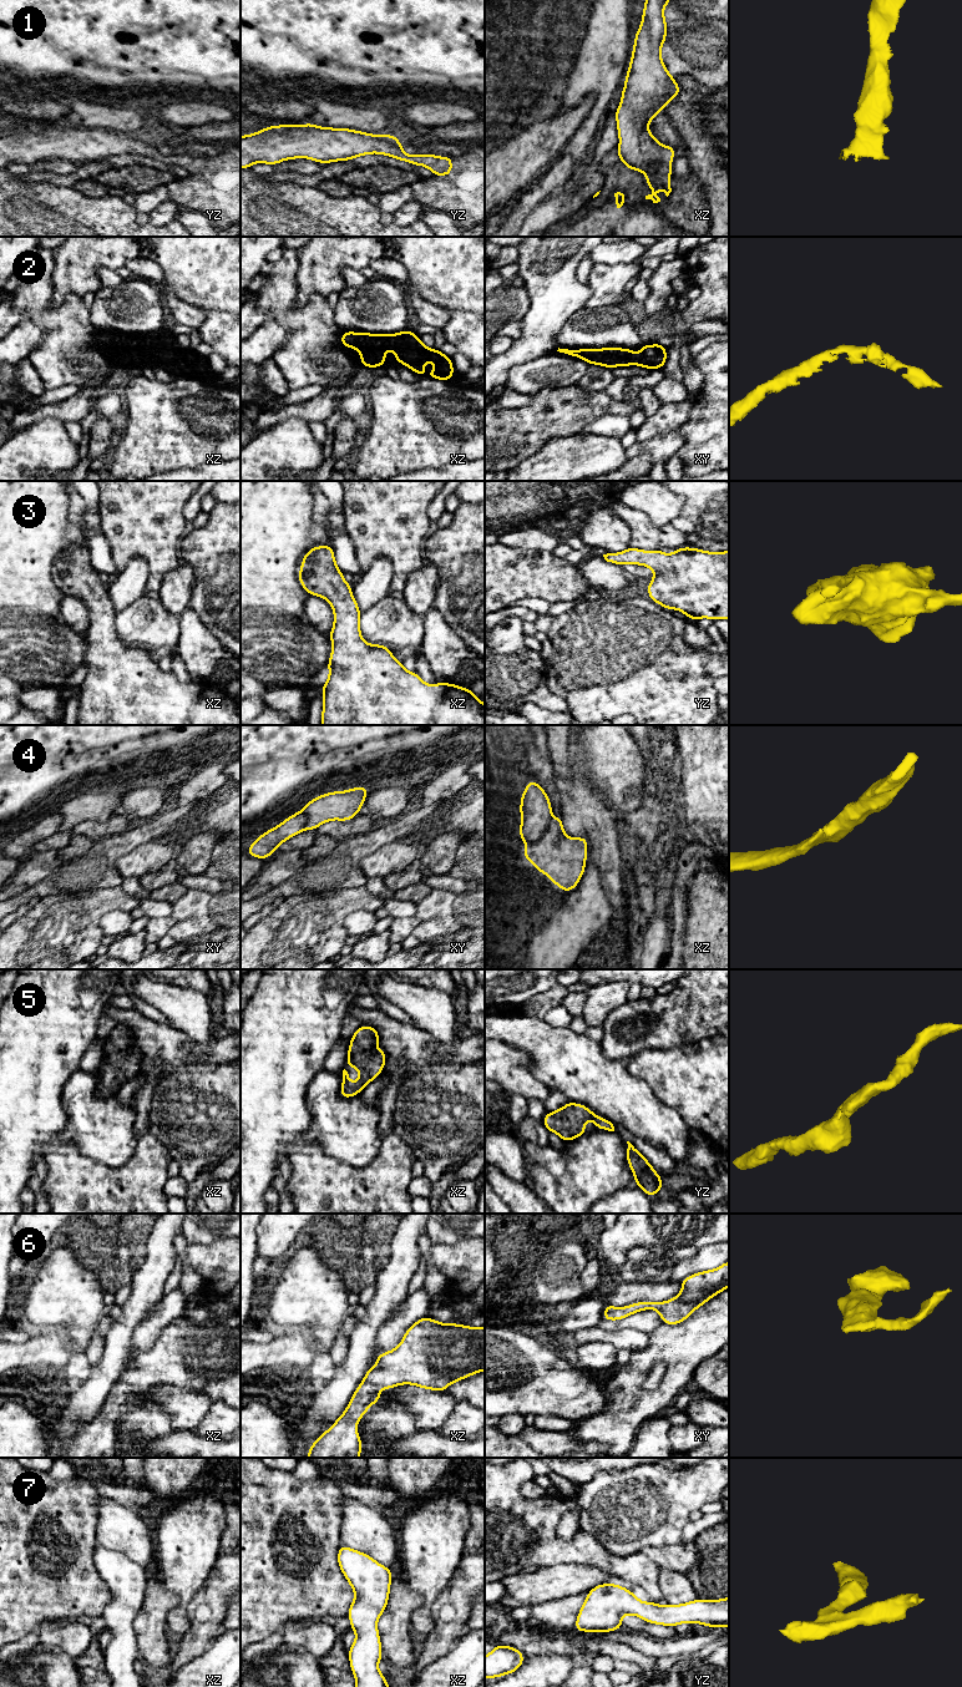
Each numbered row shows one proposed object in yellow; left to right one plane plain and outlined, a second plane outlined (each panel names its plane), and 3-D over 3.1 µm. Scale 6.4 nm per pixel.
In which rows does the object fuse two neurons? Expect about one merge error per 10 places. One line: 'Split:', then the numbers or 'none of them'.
Split: 4

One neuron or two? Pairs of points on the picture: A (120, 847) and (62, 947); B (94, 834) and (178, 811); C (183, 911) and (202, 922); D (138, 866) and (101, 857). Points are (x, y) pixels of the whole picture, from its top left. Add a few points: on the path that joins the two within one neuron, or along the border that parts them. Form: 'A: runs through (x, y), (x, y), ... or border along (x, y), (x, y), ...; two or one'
A: border along (120, 885), (80, 892), (66, 892); two
B: border along (135, 822), (126, 830), (106, 837); two
C: runs through (188, 912), (197, 918); one
D: border along (141, 845), (117, 860), (116, 869), (122, 877); two

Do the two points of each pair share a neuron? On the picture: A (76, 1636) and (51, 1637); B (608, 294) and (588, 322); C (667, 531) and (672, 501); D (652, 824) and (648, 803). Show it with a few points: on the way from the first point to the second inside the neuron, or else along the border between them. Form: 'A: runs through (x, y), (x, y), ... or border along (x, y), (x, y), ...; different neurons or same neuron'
A: runs through (70, 1637), (57, 1637); same neuron
B: border along (621, 304), (585, 307); different neurons
C: border along (641, 512), (656, 527), (671, 523); different neurons
D: runs through (651, 819), (651, 807); same neuron

